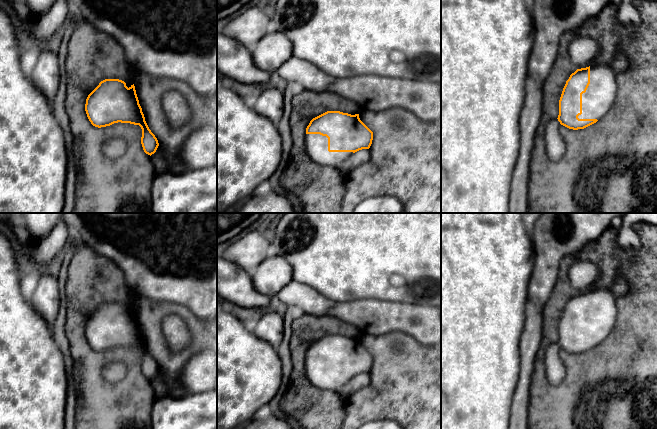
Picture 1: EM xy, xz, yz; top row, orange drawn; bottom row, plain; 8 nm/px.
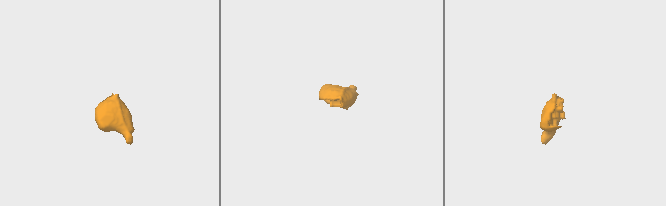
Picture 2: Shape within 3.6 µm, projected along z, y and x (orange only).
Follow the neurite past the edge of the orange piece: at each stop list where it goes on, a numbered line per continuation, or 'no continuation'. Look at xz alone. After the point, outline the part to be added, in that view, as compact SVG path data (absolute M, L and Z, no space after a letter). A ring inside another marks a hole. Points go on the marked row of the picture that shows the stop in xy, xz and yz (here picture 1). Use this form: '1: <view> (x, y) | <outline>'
1: xz (316, 145) | M306 134L305 149L313 161L333 167L339 166L353 154L353 152L329 152L328 138L320 134Z

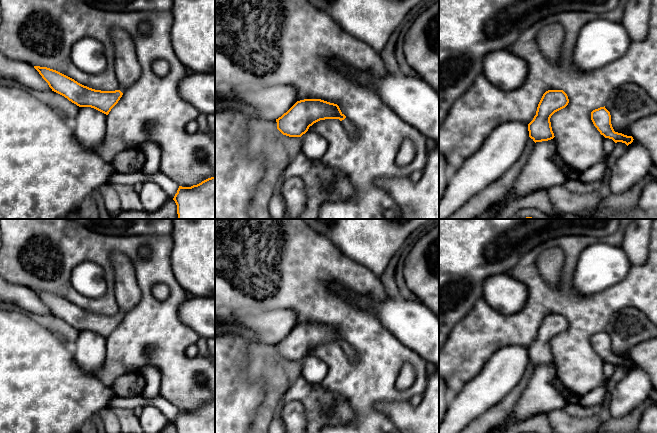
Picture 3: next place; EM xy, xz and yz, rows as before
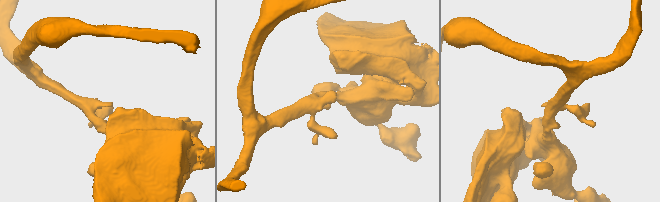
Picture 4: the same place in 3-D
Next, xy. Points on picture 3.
1: xy (127, 67) | M113 27L110 31L115 57L115 75L122 93L141 76L141 65L131 36L123 29Z

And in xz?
1: xz (352, 131) | M348 118L342 120L341 123L351 138L357 137L358 129L353 125L353 123Z

